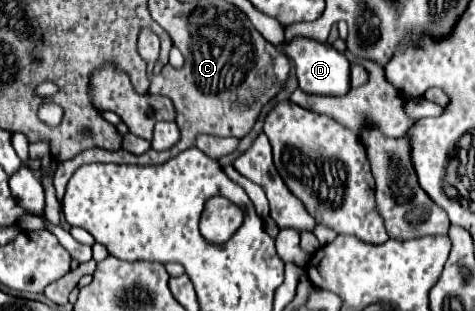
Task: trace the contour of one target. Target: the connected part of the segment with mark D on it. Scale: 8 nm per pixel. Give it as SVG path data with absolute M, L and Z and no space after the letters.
M293 39L291 43L283 43L283 51L289 59L295 61L299 87L311 95L327 95L327 97L343 97L351 89L351 63L349 59L333 49L327 43L319 43L313 39Z

